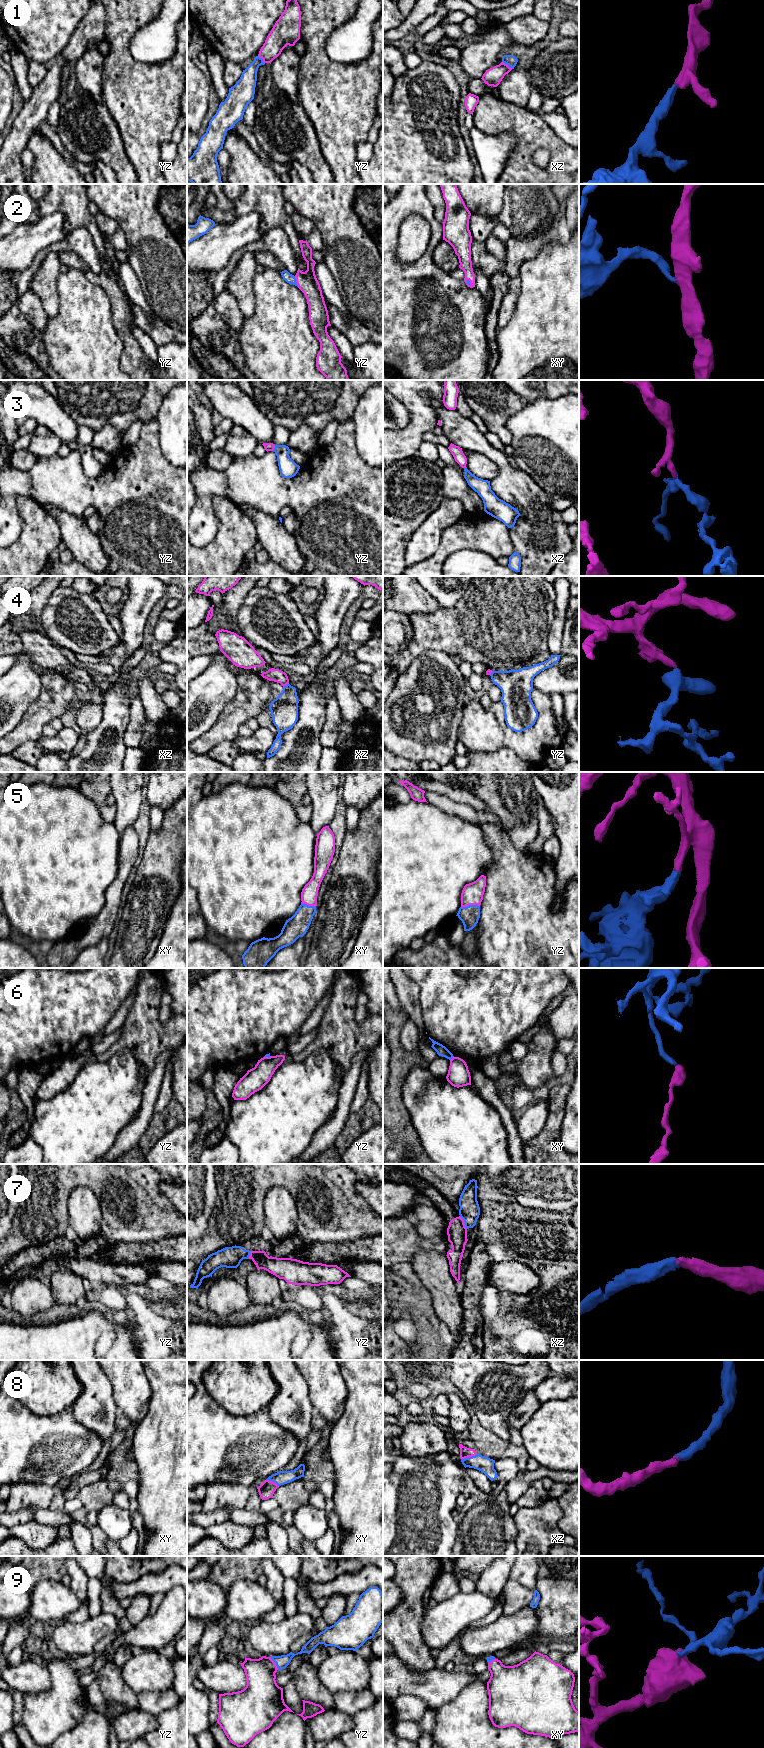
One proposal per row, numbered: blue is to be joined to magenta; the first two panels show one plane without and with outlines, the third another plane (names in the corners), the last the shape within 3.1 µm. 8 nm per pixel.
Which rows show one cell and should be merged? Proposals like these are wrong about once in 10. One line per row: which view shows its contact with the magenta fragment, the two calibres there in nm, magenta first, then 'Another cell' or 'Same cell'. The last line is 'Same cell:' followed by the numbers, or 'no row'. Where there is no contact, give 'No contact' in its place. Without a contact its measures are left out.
1: Touches magenta in xz. Thickness 140 nm (magenta) against 90 nm. Same cell
2: Touches magenta in yz. Thickness 160 nm (magenta) against 80 nm. Same cell
3: Touches magenta in yz. Thickness 60 nm (magenta) against 150 nm. Same cell
4: Touches magenta in xz. Thickness 110 nm (magenta) against 220 nm. Same cell
5: Touches magenta in yz. Thickness 180 nm (magenta) against 150 nm. Same cell
6: Touches magenta in xy. Thickness 180 nm (magenta) against 90 nm. Another cell
7: Touches magenta in xz. Thickness 160 nm (magenta) against 170 nm. Another cell
8: Touches magenta in xz. Thickness 90 nm (magenta) against 130 nm. Same cell
9: Touches magenta in yz. Thickness 260 nm (magenta) against 100 nm. Same cell
Same cell: 1, 2, 3, 4, 5, 8, 9

